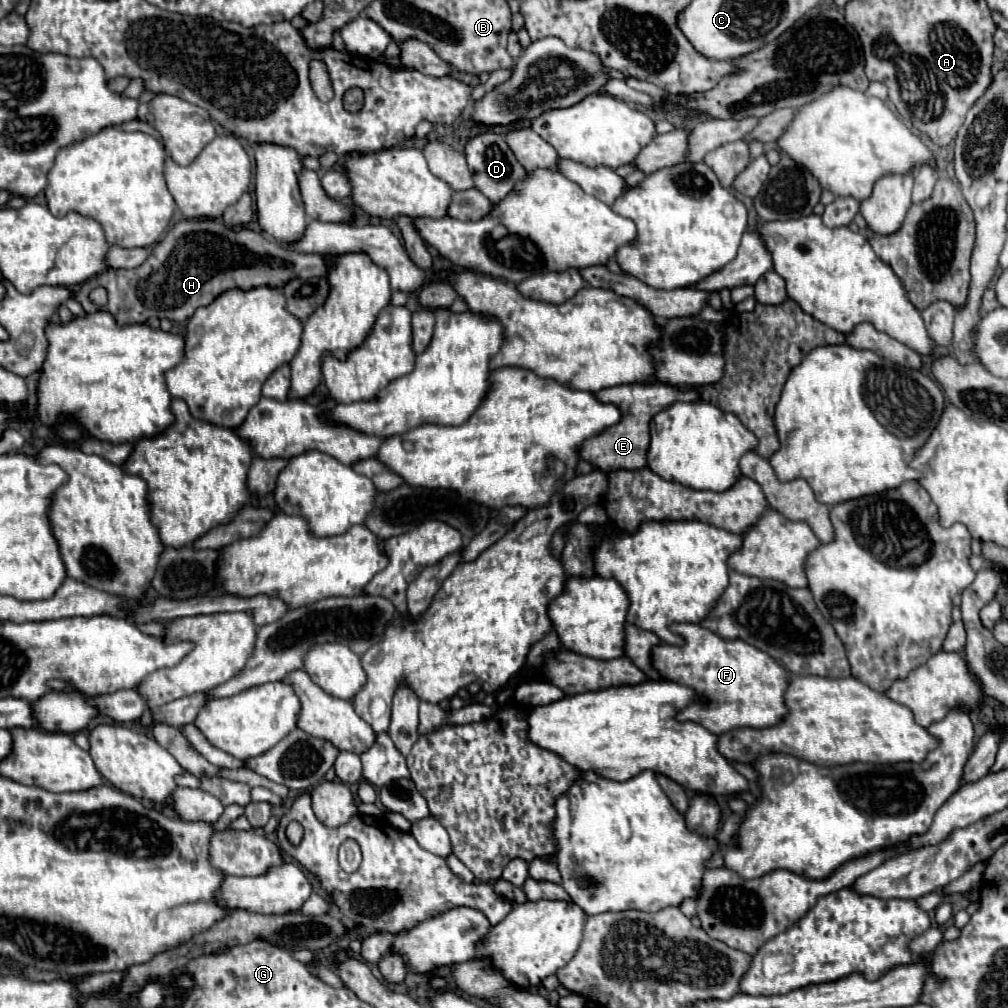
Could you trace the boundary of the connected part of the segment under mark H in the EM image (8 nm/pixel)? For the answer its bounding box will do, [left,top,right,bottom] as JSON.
[77,220,329,322]

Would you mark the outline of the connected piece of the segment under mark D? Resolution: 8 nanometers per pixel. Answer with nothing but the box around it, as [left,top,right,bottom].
[465,132,527,204]

